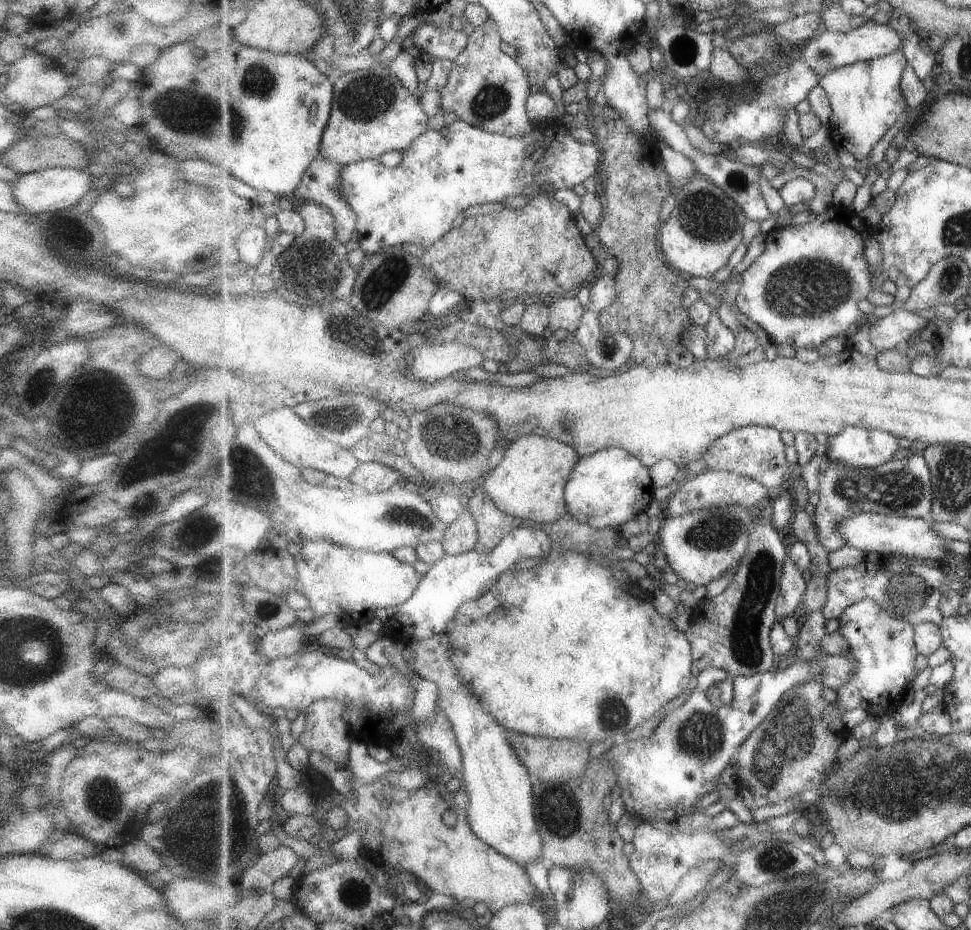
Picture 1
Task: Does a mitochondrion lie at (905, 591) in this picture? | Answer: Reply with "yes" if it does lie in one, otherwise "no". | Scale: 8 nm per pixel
yes

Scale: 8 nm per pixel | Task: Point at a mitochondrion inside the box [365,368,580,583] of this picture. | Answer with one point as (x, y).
(442, 438)

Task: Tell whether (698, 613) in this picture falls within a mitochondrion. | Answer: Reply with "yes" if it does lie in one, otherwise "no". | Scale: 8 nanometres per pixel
no

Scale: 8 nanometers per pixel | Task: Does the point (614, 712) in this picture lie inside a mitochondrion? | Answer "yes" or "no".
yes

